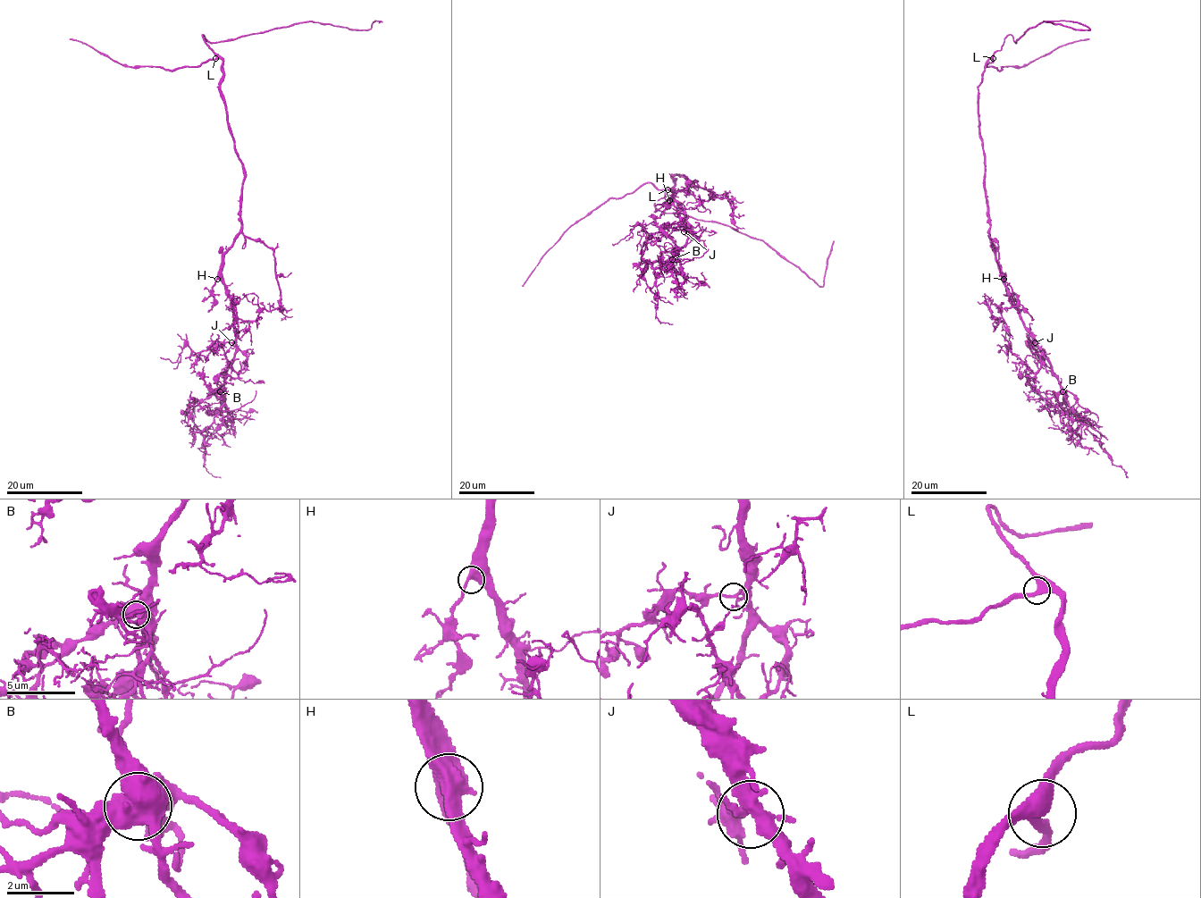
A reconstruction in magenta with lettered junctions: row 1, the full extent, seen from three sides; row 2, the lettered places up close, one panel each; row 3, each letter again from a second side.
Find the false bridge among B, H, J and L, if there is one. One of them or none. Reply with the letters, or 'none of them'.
B

